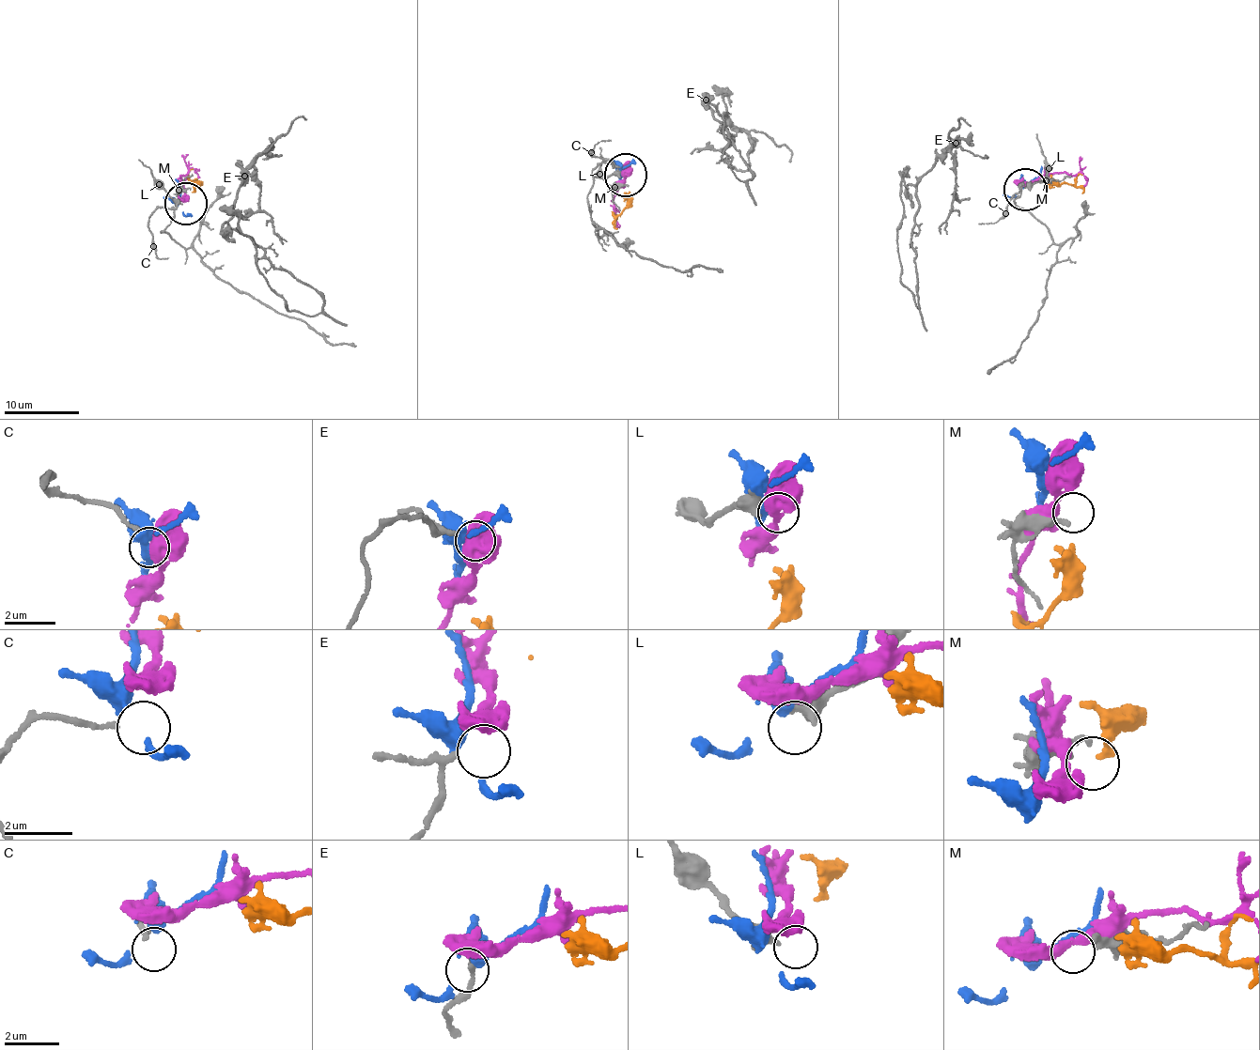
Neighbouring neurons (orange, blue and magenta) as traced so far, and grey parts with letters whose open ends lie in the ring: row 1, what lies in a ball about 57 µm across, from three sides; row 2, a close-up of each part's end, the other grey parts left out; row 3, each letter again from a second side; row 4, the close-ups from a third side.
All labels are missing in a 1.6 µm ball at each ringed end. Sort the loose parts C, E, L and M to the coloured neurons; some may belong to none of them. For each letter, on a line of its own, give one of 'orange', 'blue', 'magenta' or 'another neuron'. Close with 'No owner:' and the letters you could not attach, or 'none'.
C: another neuron
E: magenta
L: another neuron
M: another neuron
No owner: C, L, M

